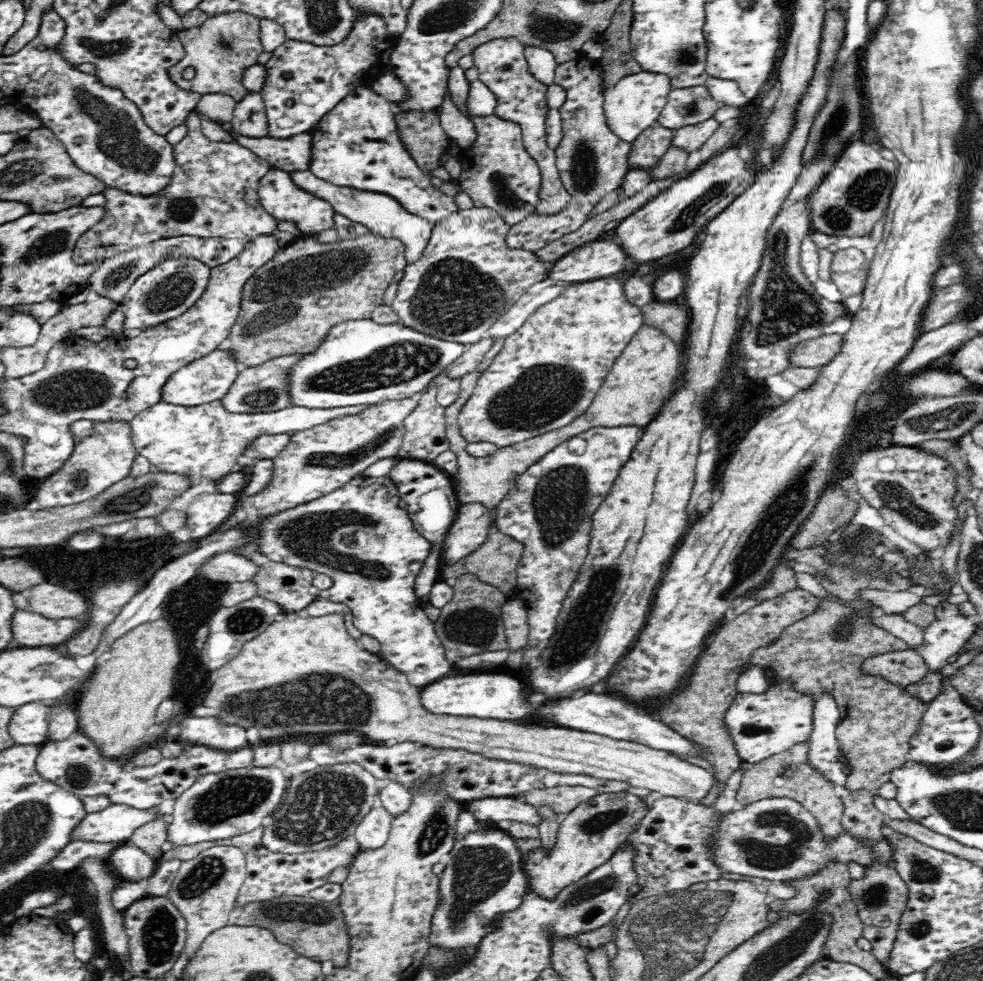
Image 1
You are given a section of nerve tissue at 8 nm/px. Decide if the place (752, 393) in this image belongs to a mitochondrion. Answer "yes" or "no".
no

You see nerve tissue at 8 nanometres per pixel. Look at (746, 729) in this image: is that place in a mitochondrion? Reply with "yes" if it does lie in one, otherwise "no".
yes

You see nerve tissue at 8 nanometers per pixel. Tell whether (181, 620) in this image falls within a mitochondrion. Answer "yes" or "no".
no

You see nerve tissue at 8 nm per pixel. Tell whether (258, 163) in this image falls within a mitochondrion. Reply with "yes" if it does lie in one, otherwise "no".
no

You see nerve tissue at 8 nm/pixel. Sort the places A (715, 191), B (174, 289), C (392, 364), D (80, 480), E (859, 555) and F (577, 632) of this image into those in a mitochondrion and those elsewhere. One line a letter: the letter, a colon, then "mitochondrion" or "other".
A: mitochondrion
B: mitochondrion
C: mitochondrion
D: mitochondrion
E: mitochondrion
F: mitochondrion

